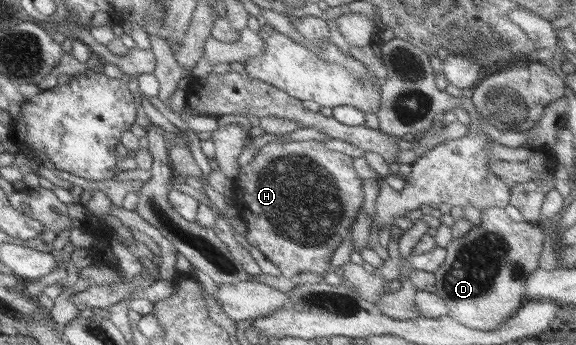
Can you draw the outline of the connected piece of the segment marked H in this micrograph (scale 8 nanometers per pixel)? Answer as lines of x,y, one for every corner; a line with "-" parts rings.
317,140
308,141
289,141
289,143
283,142
272,142
265,147
261,147
258,154
253,157
251,163
243,165
241,167
241,174
235,179
238,191
240,193
240,205
238,206
241,219
247,225
247,241
253,246
257,247
275,267
279,268
279,272
284,277
293,277
297,272
304,273
309,271
310,273
326,273
329,269
329,262
331,262
331,257
335,254
335,247
343,241
343,237
349,235
356,218
358,217
362,204
364,201
364,181
353,167
353,158
344,155
343,153
337,153
330,151
328,147
323,145
322,142

